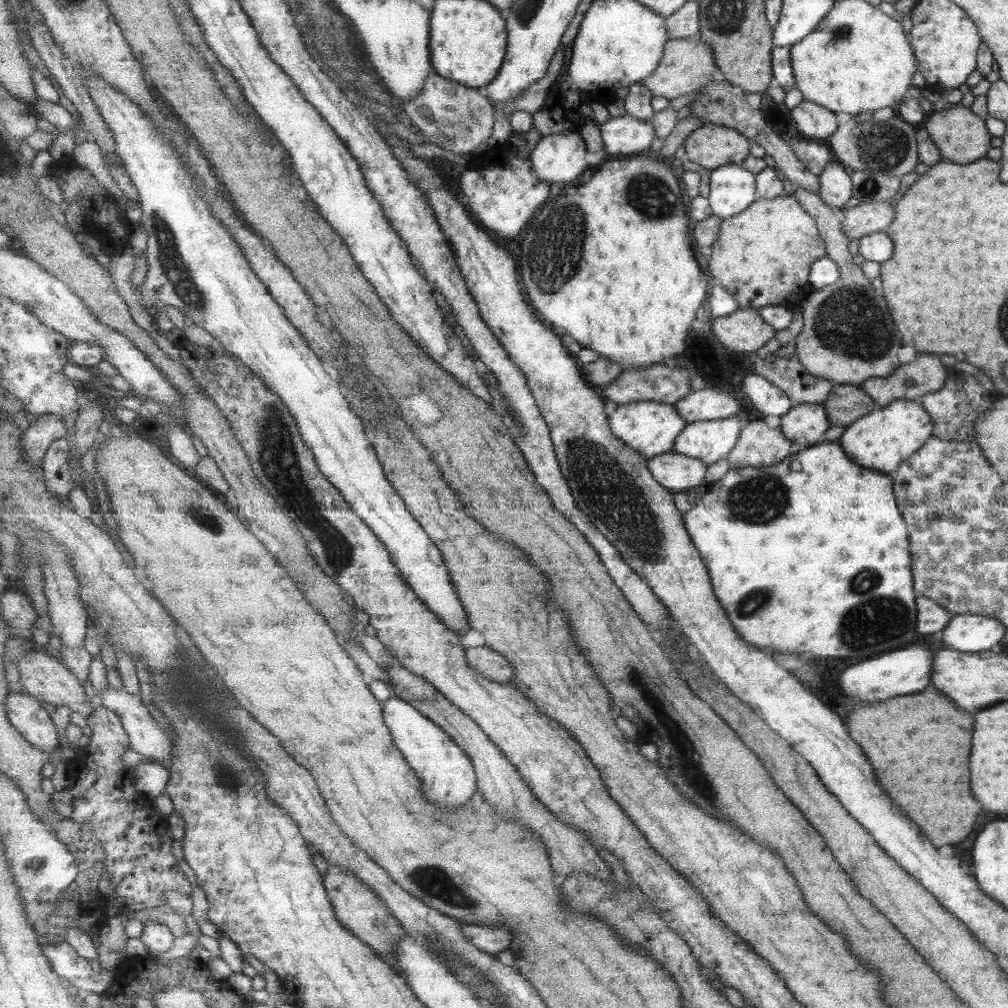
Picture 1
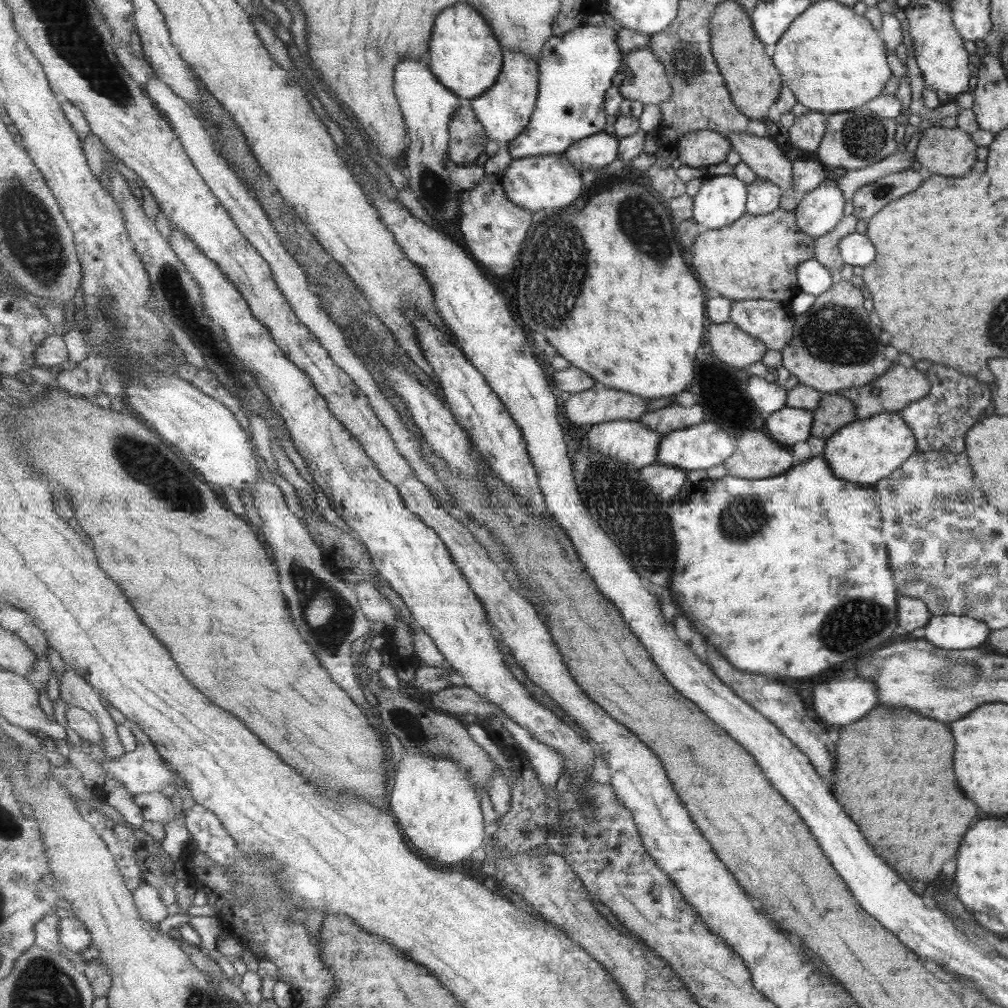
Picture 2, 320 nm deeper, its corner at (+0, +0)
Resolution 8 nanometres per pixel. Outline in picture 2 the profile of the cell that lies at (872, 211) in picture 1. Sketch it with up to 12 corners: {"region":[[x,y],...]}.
{"region":[[843,216],[814,239],[815,260],[836,278],[844,262],[838,240],[855,231],[857,218]]}

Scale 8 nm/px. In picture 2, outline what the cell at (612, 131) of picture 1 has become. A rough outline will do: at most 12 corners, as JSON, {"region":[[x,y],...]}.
{"region":[[603,131],[564,154],[577,170],[595,172],[619,158],[619,137]]}

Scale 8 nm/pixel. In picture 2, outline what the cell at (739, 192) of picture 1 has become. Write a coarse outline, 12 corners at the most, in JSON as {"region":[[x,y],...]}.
{"region":[[734,174],[711,176],[694,196],[704,229],[748,213],[750,187]]}

